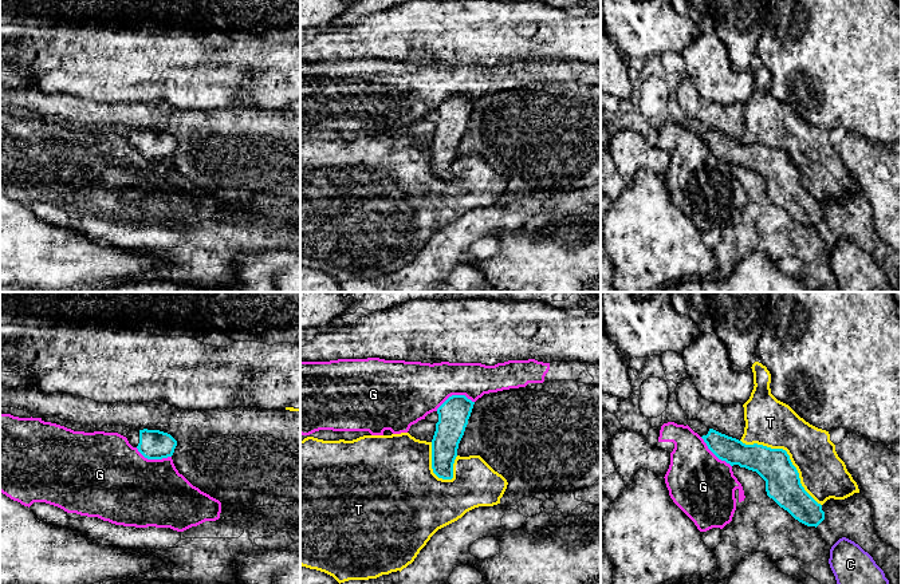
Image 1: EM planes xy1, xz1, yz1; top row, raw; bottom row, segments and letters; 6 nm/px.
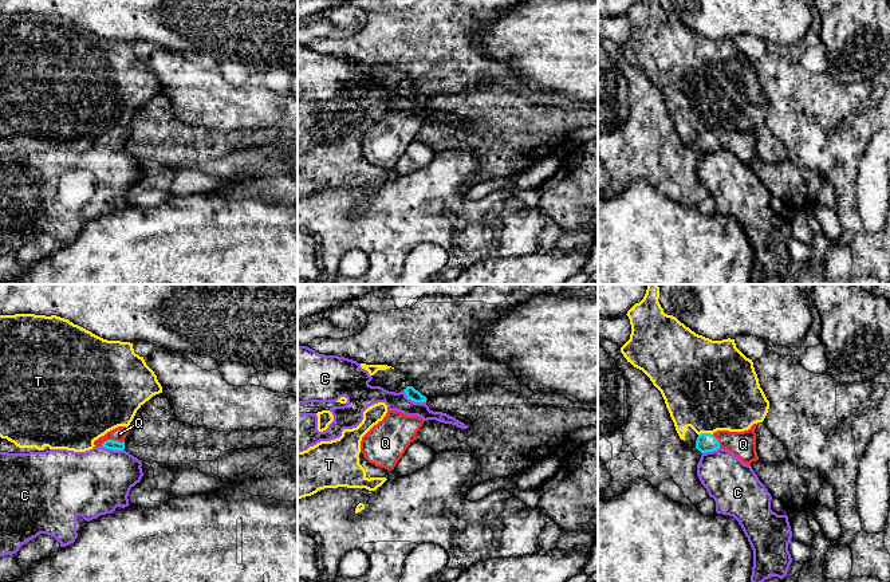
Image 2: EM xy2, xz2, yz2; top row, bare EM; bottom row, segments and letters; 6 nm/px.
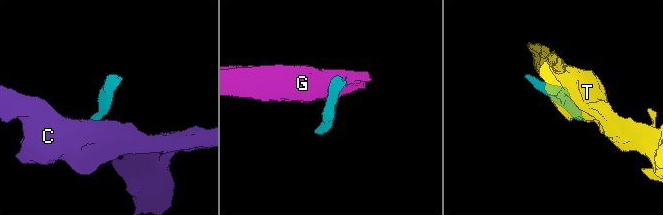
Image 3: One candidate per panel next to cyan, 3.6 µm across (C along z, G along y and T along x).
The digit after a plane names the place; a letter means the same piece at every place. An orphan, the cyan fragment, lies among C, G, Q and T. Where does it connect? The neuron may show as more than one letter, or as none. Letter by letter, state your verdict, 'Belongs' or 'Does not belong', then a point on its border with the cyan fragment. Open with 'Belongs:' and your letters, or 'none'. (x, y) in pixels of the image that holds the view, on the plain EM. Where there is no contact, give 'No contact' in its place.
Belongs: Q
C: Does not belong. Touches cyan at xz2 (413, 99)
G: Does not belong. Touches cyan at xz1 (455, 95)
Q: Belongs. Touches cyan at xy2 (111, 140)
T: Does not belong. Touches cyan at yz1 (789, 156)

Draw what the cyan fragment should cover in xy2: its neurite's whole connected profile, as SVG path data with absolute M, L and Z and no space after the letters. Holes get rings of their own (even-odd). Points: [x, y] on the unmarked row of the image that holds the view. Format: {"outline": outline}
{"outline": "M118 126L107 131L105 135L99 137L98 139L95 139L94 145L103 146L113 150L123 150L127 129L129 127L126 126Z"}

